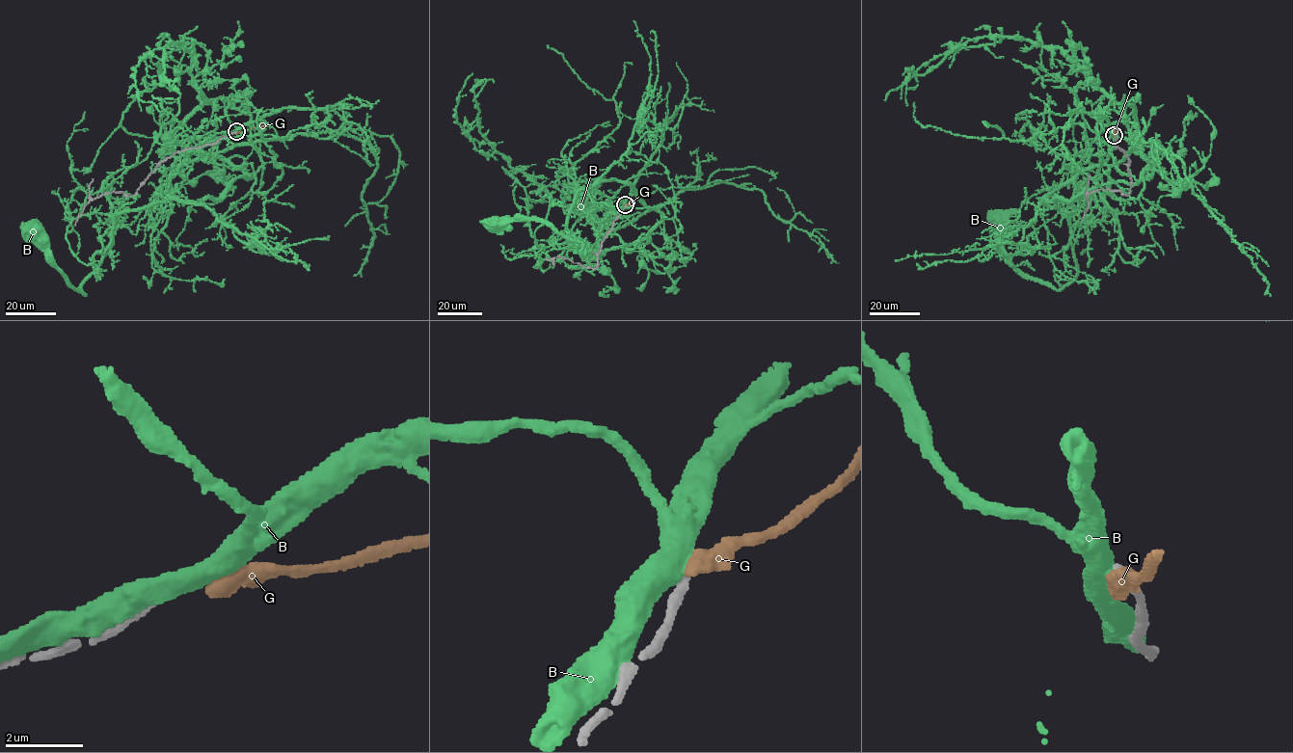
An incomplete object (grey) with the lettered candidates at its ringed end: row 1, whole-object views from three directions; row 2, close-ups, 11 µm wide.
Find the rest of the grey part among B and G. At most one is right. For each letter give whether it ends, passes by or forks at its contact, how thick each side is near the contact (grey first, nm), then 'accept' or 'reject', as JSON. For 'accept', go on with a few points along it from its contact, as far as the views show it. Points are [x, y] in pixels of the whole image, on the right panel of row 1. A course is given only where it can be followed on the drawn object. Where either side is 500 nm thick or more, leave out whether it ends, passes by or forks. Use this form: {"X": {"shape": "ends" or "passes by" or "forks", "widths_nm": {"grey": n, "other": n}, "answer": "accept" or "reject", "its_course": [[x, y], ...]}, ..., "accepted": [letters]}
{"B": {"widths_nm": {"grey": 260, "other": 500}, "answer": "reject"}, "G": {"widths_nm": {"grey": 240, "other": 500}, "answer": "reject"}, "accepted": []}

